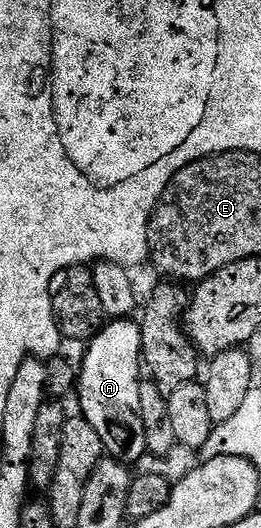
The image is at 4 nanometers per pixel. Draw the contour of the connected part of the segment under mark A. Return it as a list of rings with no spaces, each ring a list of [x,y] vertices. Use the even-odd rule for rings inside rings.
[[[111,320],[90,339],[83,366],[77,370],[77,399],[82,417],[97,428],[104,451],[118,462],[132,464],[145,458],[145,423],[141,420],[141,355],[143,331],[135,320]]]

